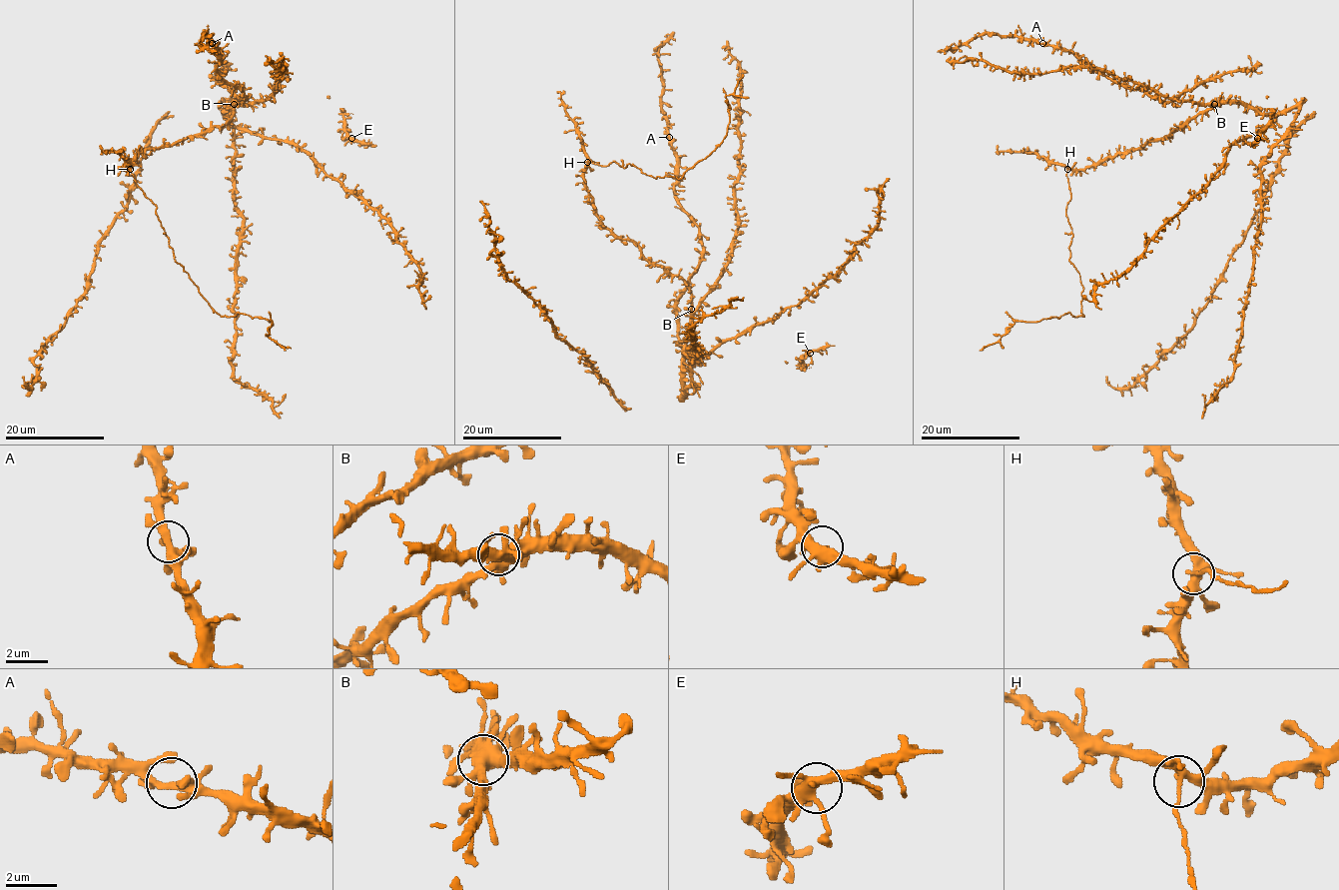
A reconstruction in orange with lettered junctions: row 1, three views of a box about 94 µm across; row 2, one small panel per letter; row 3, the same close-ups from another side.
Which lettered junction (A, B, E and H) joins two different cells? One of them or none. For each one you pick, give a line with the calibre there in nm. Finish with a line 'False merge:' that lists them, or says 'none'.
H: 280 nm
False merge: H

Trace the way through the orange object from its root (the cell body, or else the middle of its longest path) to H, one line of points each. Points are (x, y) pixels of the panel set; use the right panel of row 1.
H: (1216, 108), (1199, 112), (1169, 135), (1150, 140), (1142, 148), (1107, 156), (1083, 169), (1067, 169)

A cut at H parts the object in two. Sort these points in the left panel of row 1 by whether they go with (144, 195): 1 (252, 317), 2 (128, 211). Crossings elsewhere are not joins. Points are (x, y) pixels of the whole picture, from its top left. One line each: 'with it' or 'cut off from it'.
1: with it
2: cut off from it

